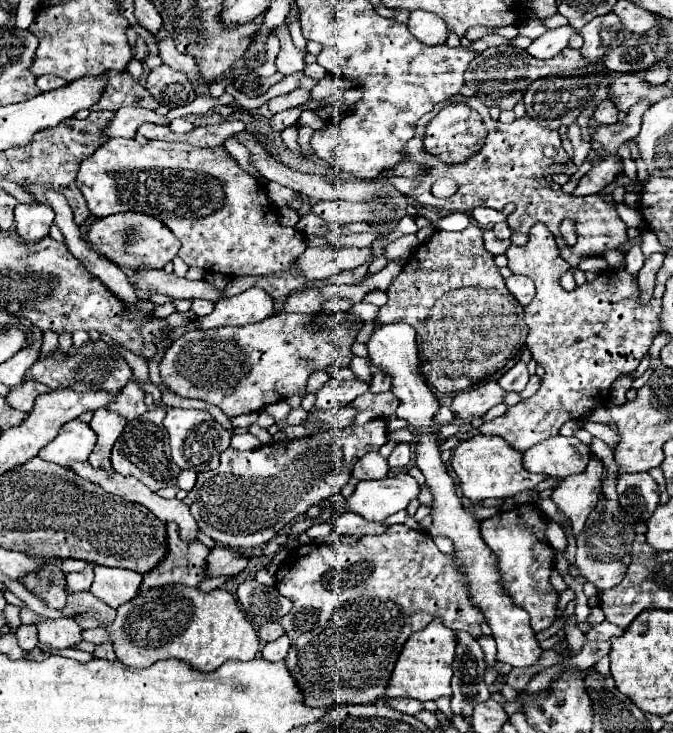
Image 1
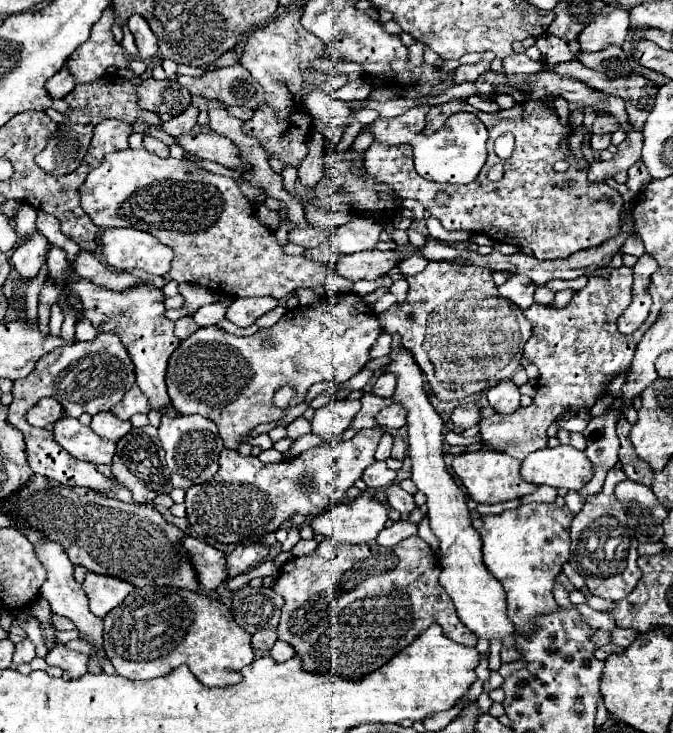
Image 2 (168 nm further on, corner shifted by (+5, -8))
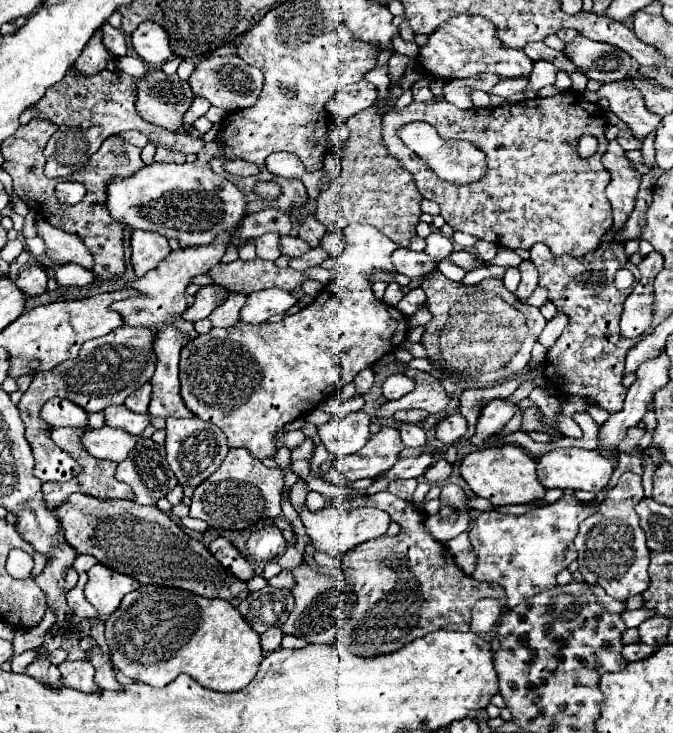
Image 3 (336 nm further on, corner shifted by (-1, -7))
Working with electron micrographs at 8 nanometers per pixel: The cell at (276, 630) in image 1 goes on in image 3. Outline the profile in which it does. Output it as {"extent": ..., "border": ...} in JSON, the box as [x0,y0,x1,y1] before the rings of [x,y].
{"extent":[261,627,283,651],"border":[[[271,627],[267,629],[263,635],[261,635],[261,647],[263,651],[275,651],[281,647],[281,637],[283,637],[283,631],[279,627]]]}

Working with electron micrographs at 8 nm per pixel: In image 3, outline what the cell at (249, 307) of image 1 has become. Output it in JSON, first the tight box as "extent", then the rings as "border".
{"extent":[241,289,297,323],"border":[[[267,289],[267,291],[255,291],[247,295],[247,303],[241,309],[241,321],[245,323],[265,323],[277,313],[289,311],[297,299],[293,293],[287,293],[283,289]]]}

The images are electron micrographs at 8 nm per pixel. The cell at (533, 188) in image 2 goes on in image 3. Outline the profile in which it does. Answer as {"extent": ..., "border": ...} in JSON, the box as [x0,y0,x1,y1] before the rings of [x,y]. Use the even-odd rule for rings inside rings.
{"extent":[383,91,613,257],"border":[[[565,91],[563,95],[555,97],[535,97],[525,99],[521,103],[503,103],[499,107],[489,109],[459,109],[447,101],[429,101],[429,103],[411,103],[405,109],[399,111],[387,111],[383,115],[383,143],[387,151],[401,163],[403,169],[411,171],[413,181],[423,195],[423,199],[435,201],[441,209],[441,215],[447,225],[453,227],[453,231],[469,233],[477,239],[495,243],[497,247],[507,249],[531,249],[535,243],[545,243],[553,255],[571,255],[571,257],[583,257],[587,253],[593,253],[601,241],[603,235],[611,231],[613,217],[611,217],[611,203],[605,197],[605,187],[609,185],[609,173],[605,169],[595,169],[593,165],[601,165],[601,155],[607,147],[605,133],[605,115],[597,115],[599,107],[583,95],[575,91]],[[409,121],[427,121],[431,123],[437,133],[445,139],[467,139],[475,143],[479,149],[487,153],[489,169],[483,179],[471,183],[471,185],[453,185],[443,183],[439,177],[433,175],[425,163],[403,145],[403,141],[397,137],[397,129]],[[581,135],[593,135],[599,141],[599,149],[593,157],[579,157],[577,155],[577,141]]]}

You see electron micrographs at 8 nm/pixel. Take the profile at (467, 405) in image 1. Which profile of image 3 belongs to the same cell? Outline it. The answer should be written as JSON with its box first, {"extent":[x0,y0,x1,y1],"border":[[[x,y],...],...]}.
{"extent":[435,415,467,443],"border":[[[449,415],[445,419],[441,419],[441,423],[435,429],[435,437],[441,443],[455,443],[457,439],[461,439],[467,433],[467,421],[463,415]]]}

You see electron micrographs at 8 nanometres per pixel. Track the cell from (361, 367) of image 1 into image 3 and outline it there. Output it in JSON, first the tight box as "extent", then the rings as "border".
{"extent":[375,369,449,417],"border":[[[416,369],[406,370],[405,374],[415,379],[415,389],[401,399],[385,401],[375,417],[393,417],[393,413],[401,409],[425,409],[429,413],[439,413],[447,407],[449,395],[443,391],[441,383],[433,375]]]}

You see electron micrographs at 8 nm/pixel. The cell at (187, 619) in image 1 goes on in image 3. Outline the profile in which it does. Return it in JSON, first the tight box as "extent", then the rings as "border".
{"extent":[105,585,263,693],"border":[[[143,585],[137,591],[125,595],[117,611],[105,621],[105,637],[115,669],[135,681],[143,681],[153,687],[165,687],[179,673],[187,673],[207,689],[233,693],[249,685],[263,659],[259,635],[249,627],[249,623],[231,603],[161,585]]]}

